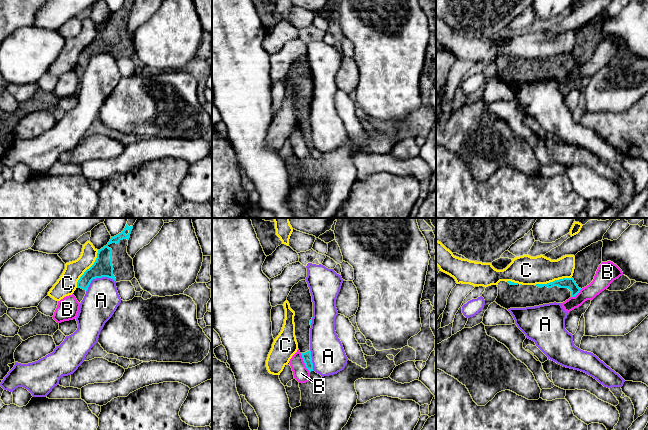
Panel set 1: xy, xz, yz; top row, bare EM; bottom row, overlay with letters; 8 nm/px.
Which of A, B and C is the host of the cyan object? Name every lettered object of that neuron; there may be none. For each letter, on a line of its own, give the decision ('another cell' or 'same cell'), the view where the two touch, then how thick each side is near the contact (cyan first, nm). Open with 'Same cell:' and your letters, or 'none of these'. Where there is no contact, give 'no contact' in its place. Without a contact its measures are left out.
Same cell: none of these
A: another cell | xy | 160/280 nm
B: another cell | xz | 70/120 nm
C: another cell | xy | 160/160 nm

